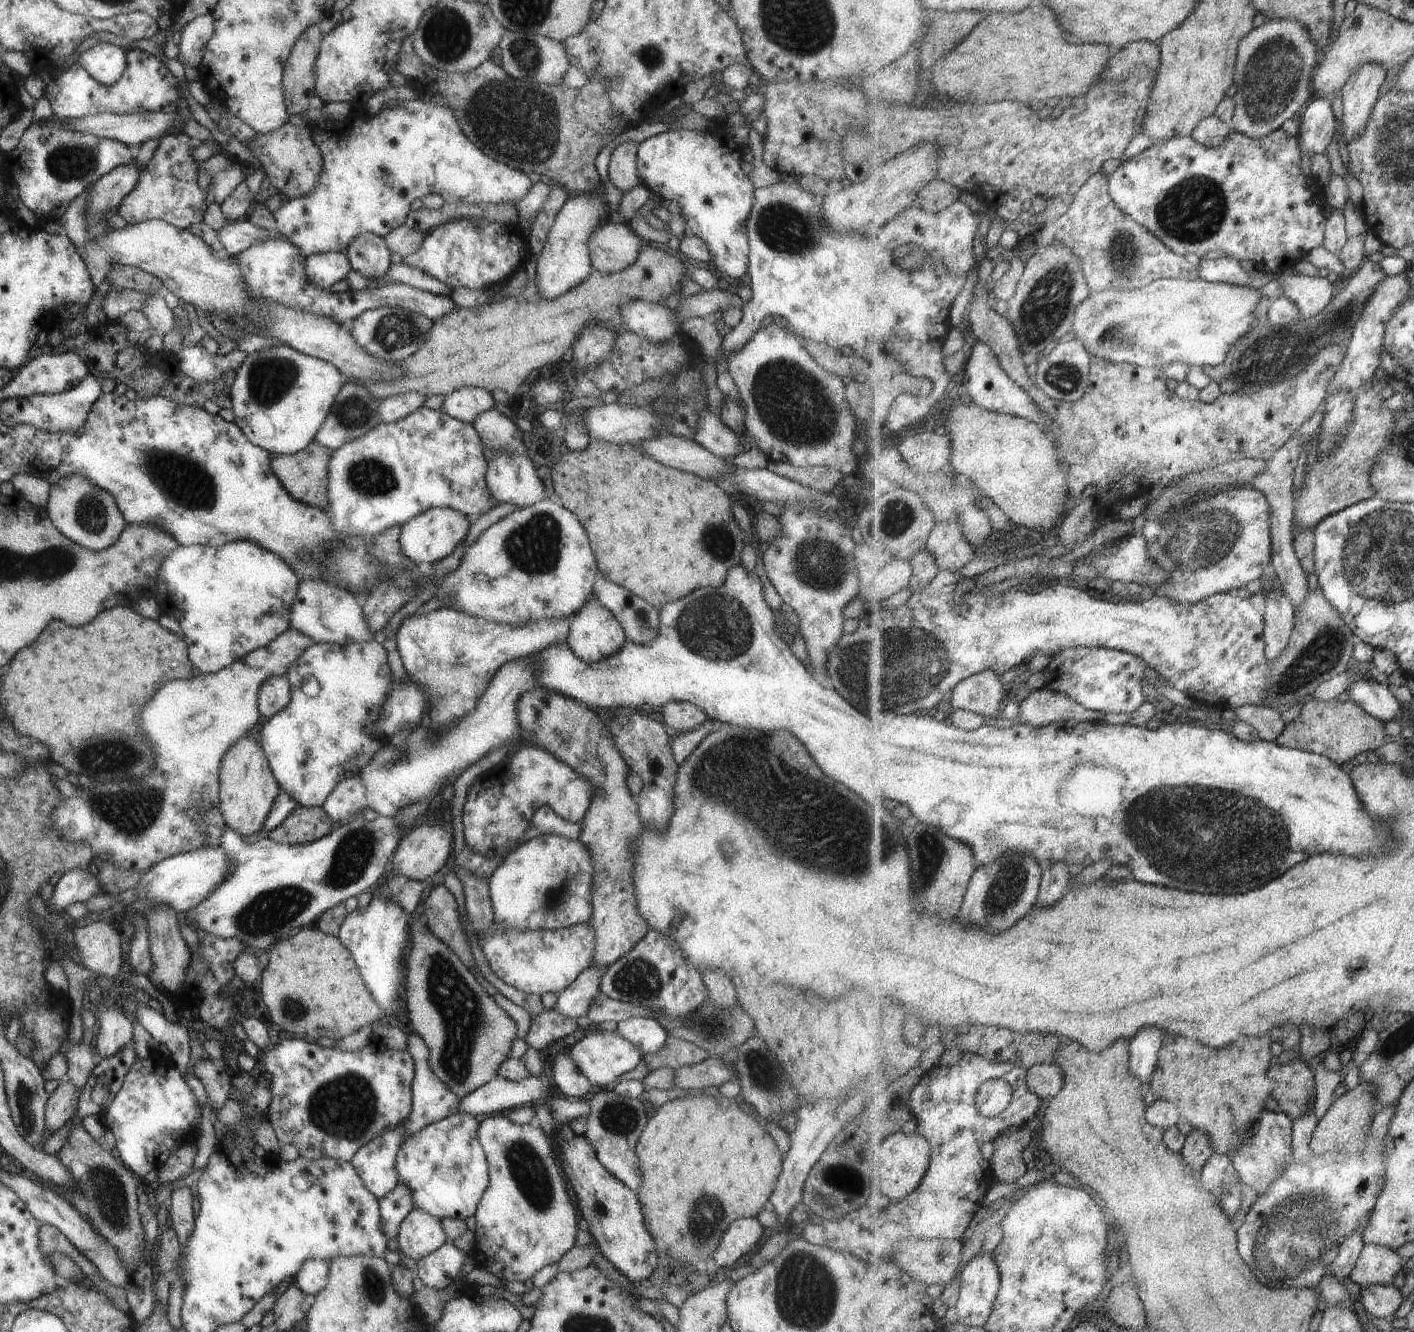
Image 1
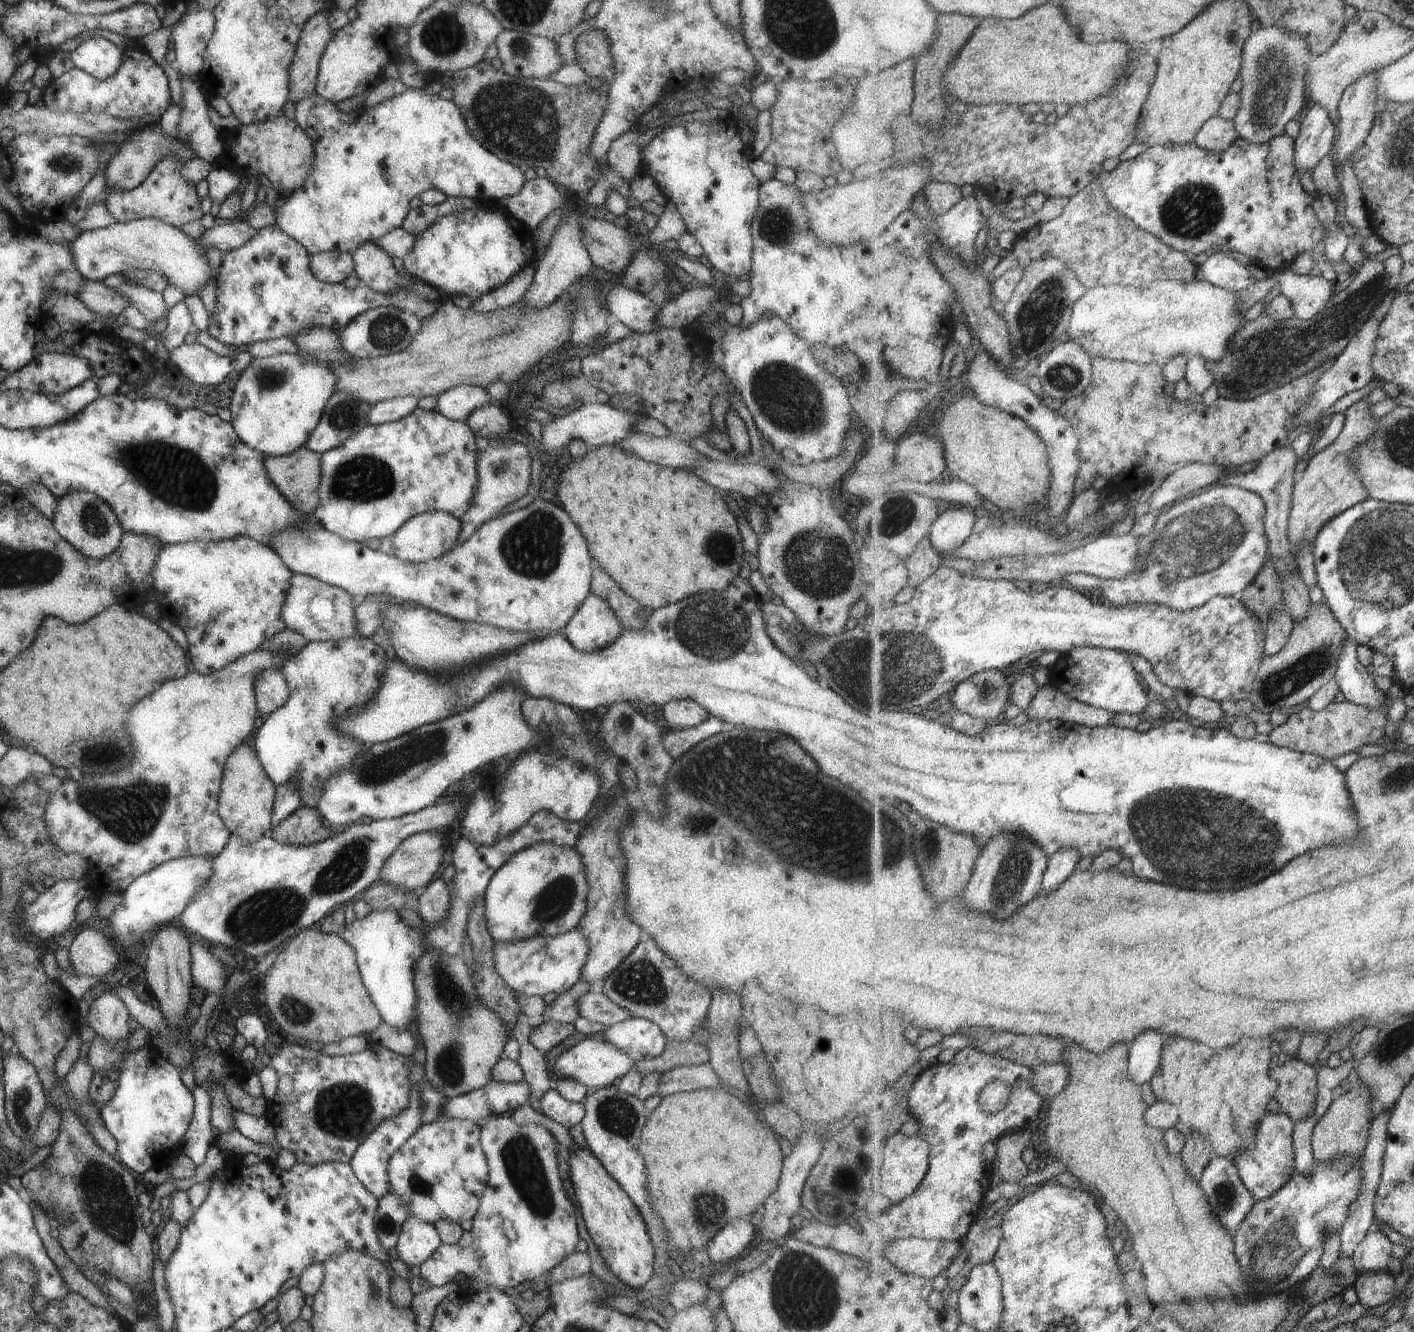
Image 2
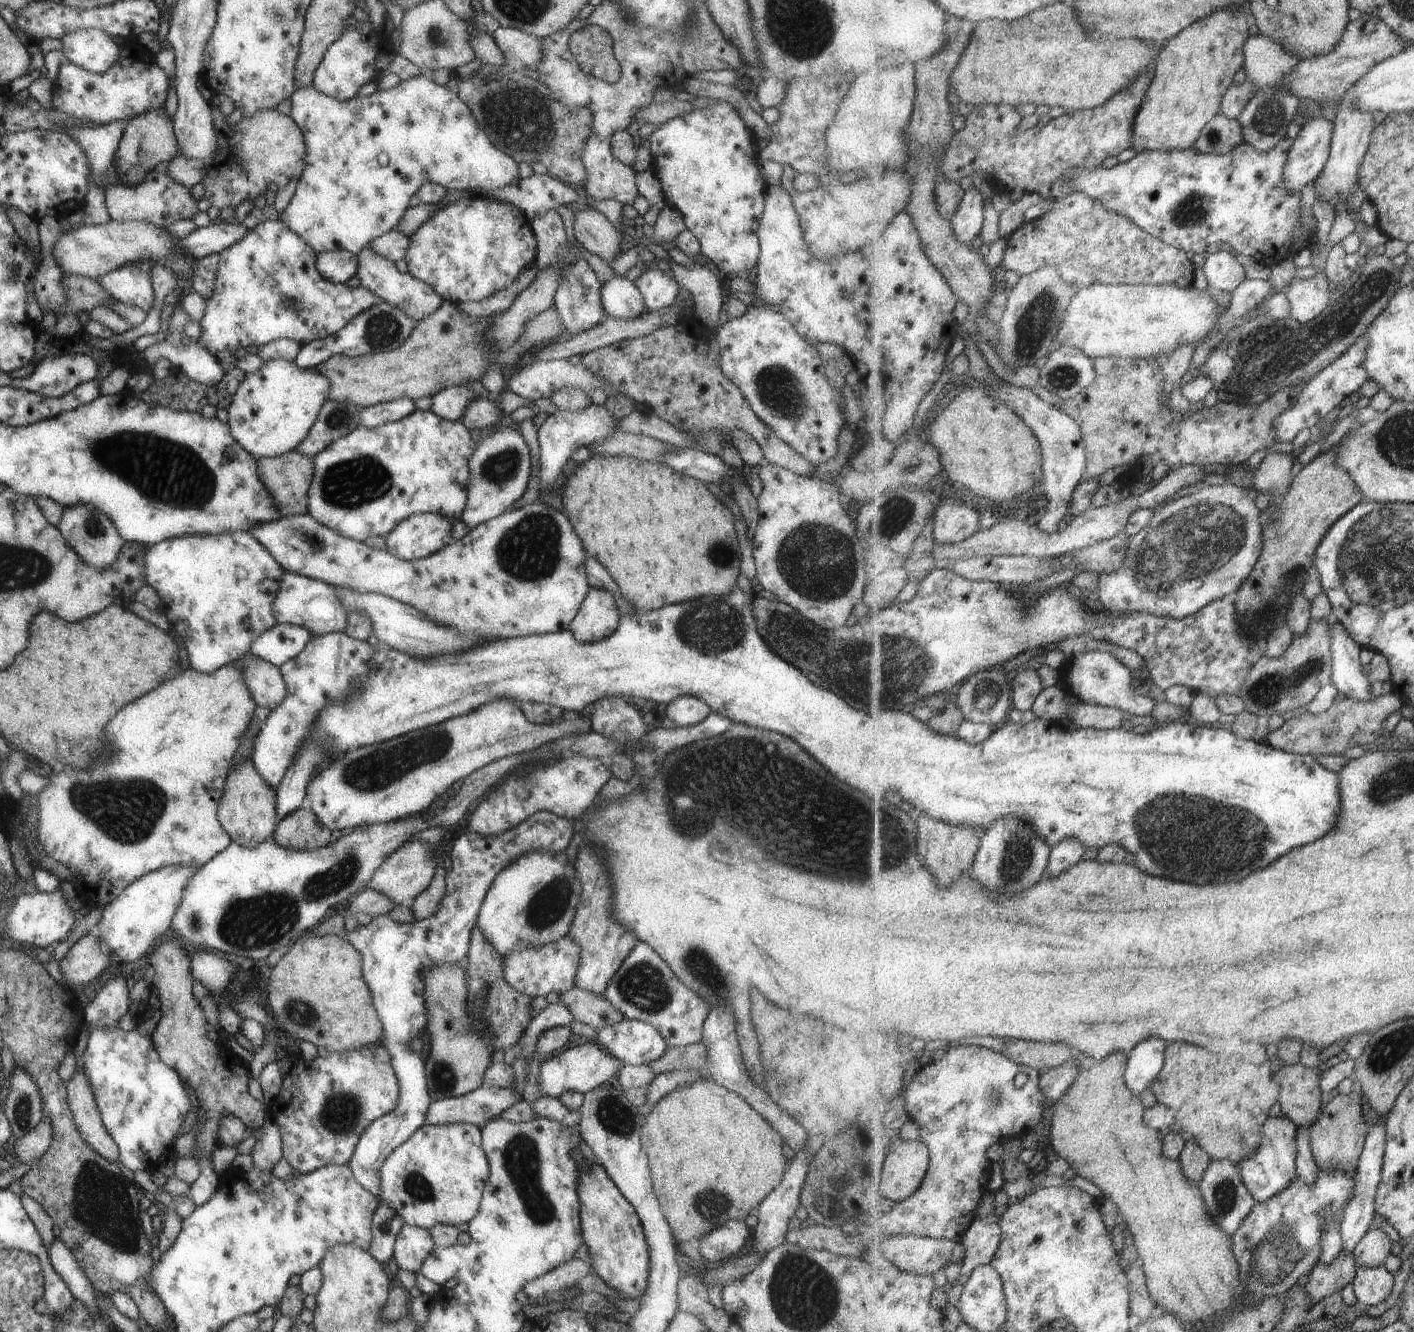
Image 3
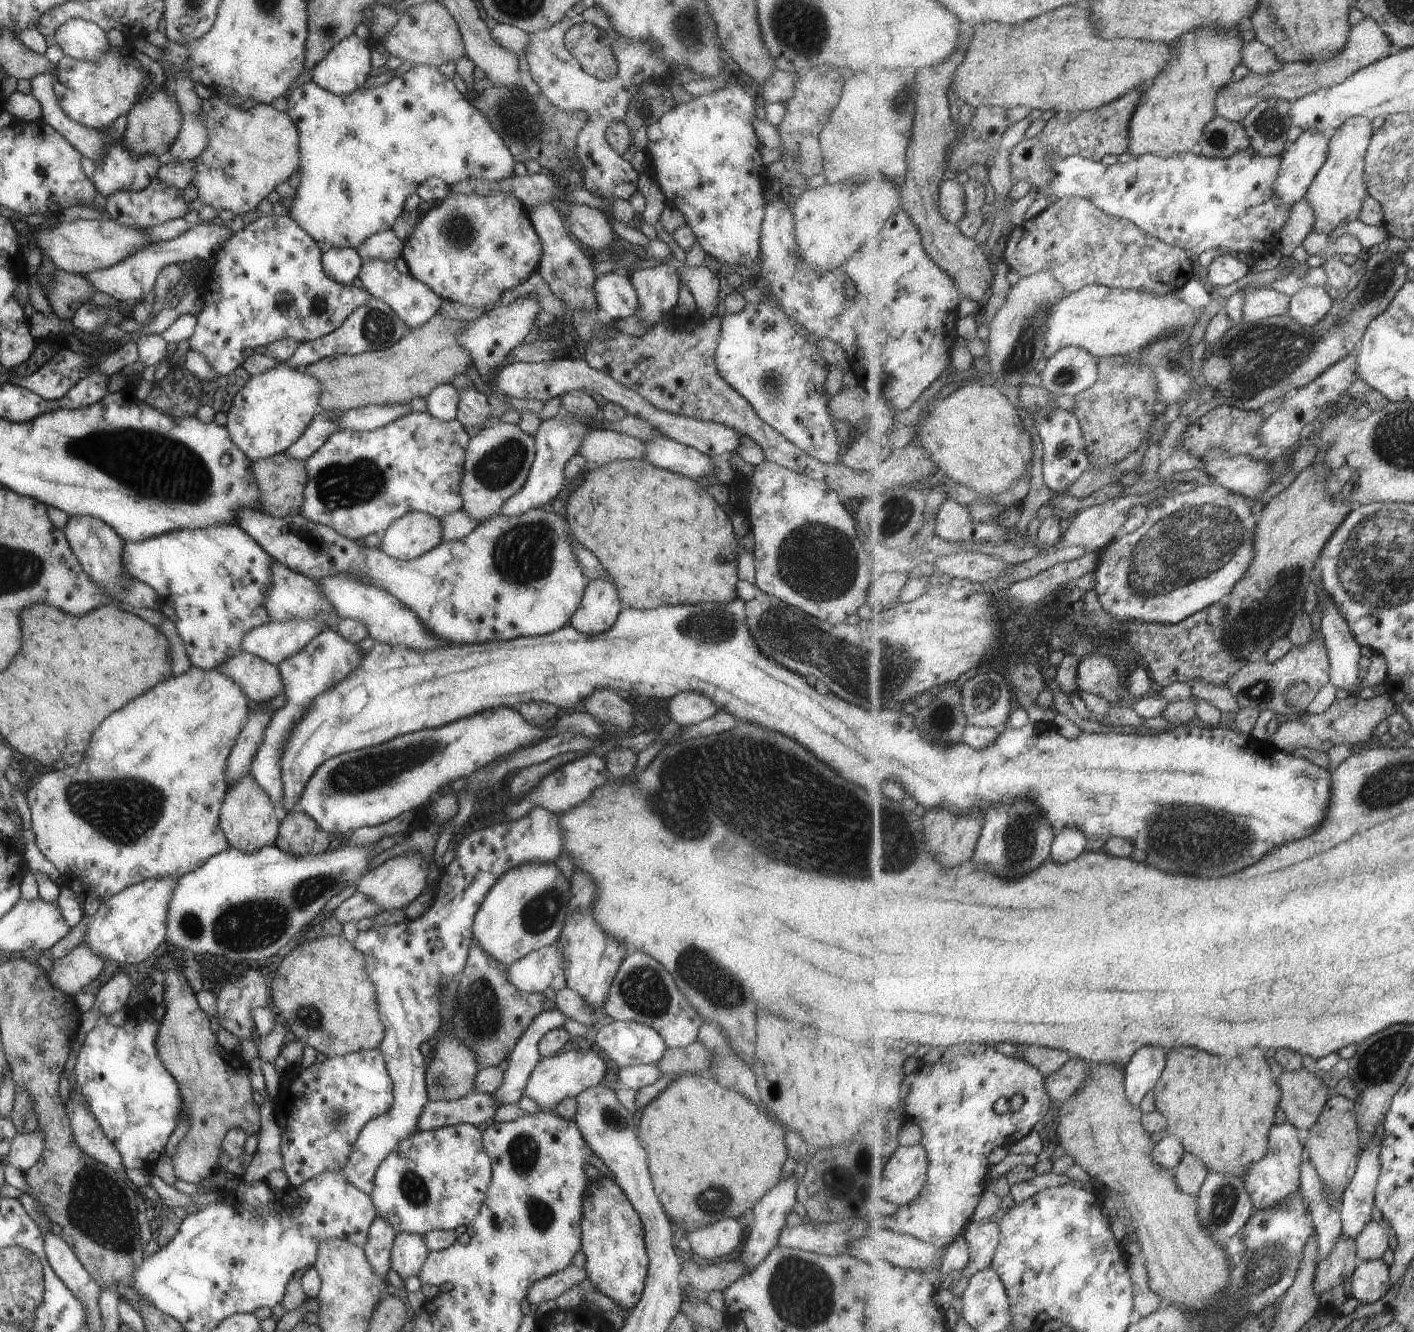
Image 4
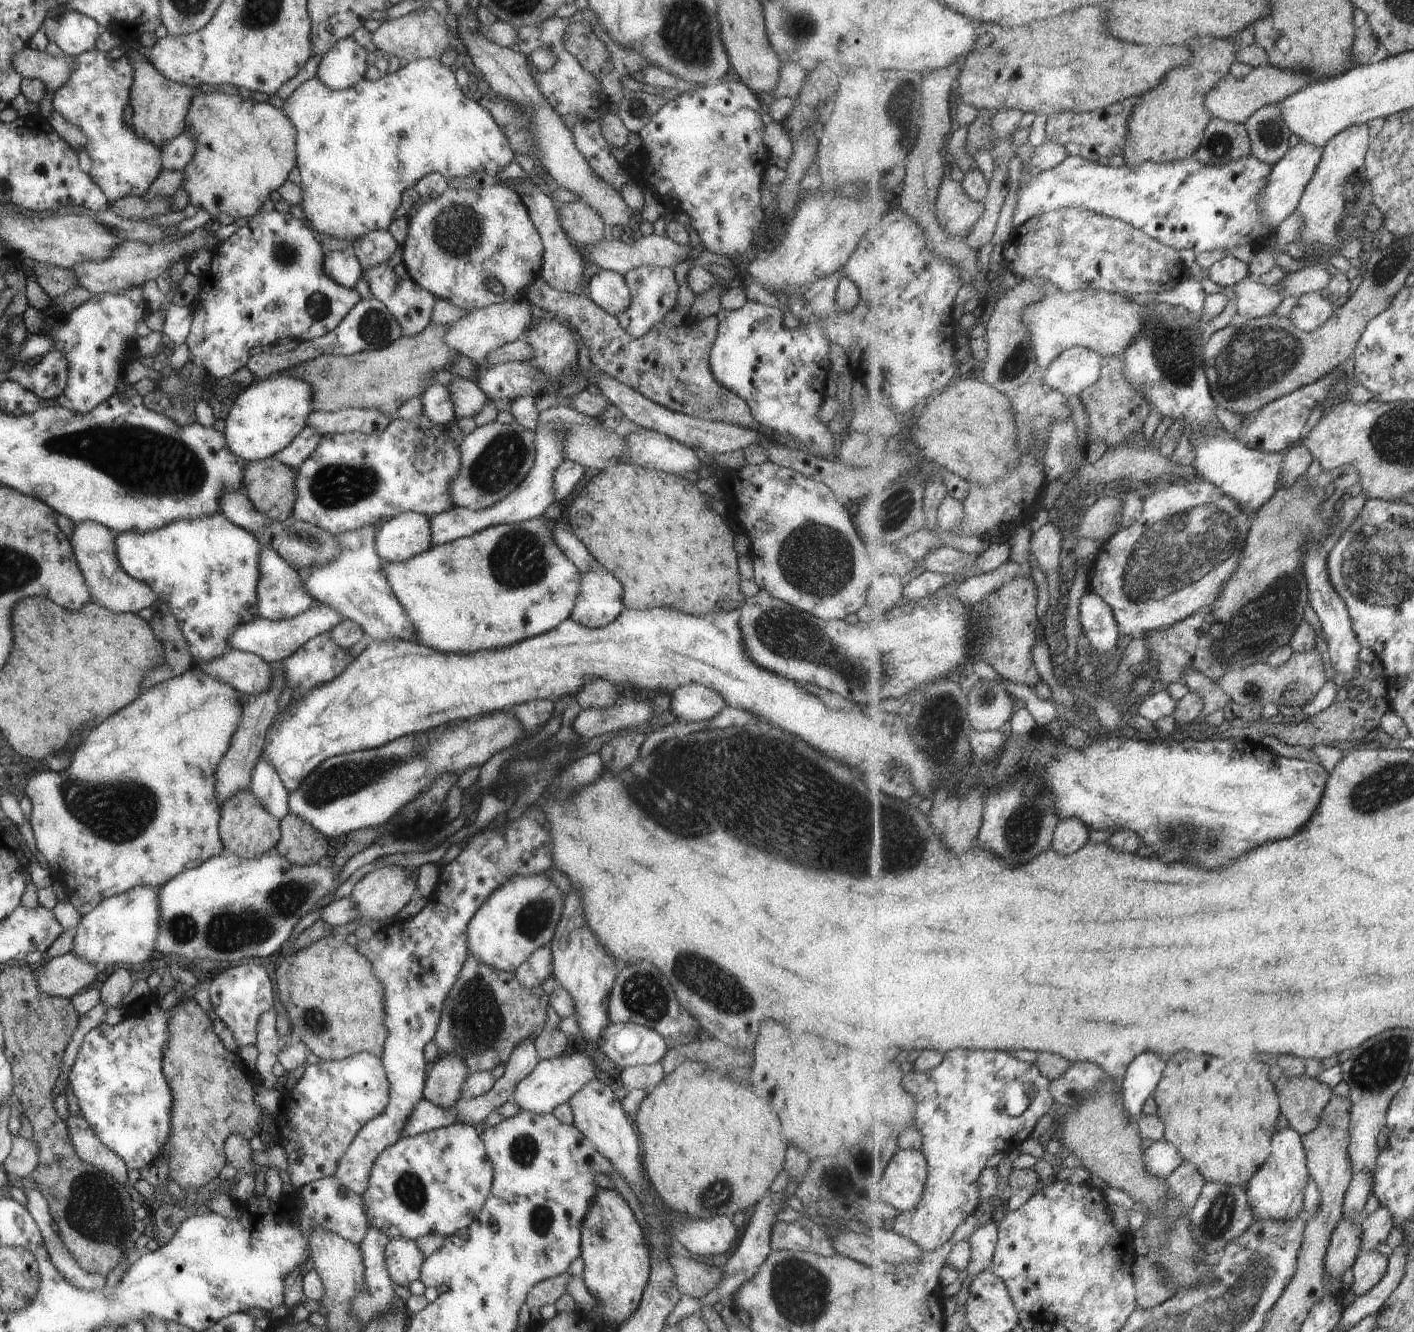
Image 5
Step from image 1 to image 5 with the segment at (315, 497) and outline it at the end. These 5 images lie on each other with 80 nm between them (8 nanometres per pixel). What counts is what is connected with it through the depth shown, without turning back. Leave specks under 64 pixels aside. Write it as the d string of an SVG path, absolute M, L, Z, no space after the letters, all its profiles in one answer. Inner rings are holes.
M270 456L258 461L246 461L242 486L247 498L257 512L266 516L266 519L284 521L292 514L294 507L295 479L295 469L281 464L274 456Z

